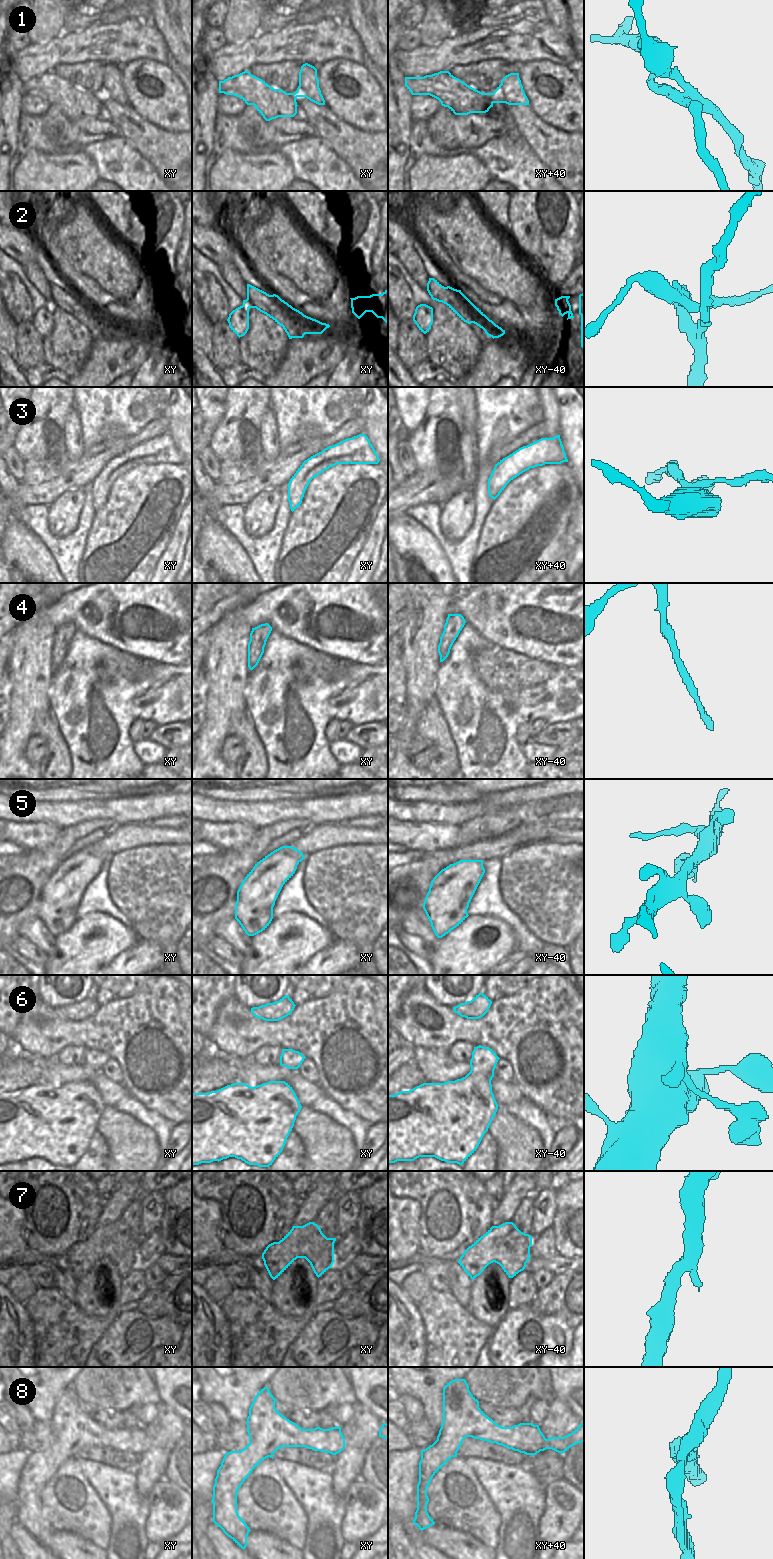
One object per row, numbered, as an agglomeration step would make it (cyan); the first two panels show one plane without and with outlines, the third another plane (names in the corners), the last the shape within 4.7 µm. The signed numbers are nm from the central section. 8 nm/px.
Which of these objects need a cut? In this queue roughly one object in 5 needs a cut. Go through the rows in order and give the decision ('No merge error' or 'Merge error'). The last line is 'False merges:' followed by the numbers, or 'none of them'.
1: Merge error
2: Merge error
3: Merge error
4: No merge error
5: No merge error
6: No merge error
7: No merge error
8: No merge error
False merges: 1, 2, 3.

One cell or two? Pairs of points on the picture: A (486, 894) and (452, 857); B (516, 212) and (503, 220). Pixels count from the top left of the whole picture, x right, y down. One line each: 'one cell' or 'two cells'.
A: two cells
B: two cells

